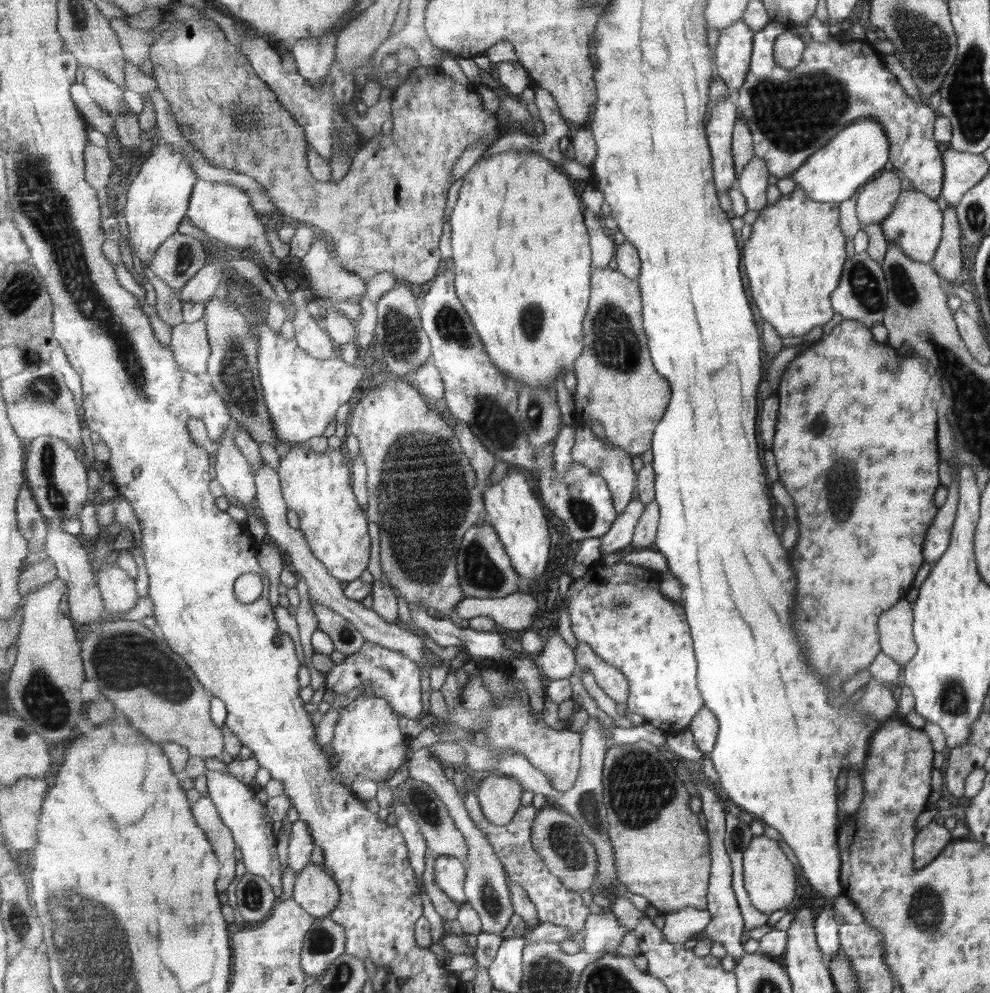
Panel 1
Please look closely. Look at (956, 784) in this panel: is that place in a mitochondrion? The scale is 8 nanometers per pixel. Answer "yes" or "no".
no

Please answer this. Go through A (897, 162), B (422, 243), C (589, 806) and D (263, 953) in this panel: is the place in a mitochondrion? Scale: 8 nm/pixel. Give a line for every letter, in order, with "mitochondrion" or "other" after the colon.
A: other
B: other
C: mitochondrion
D: other

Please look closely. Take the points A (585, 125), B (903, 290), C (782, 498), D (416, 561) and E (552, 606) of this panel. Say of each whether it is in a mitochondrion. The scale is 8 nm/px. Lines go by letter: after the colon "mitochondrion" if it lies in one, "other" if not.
A: other
B: mitochondrion
C: other
D: mitochondrion
E: other

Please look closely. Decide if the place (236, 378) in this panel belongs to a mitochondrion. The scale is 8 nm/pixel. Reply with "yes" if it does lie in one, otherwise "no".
yes

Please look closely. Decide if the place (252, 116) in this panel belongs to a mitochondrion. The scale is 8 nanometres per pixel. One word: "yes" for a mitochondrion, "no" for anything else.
yes

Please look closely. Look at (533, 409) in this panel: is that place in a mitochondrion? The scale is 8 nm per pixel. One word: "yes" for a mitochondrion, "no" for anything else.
yes

